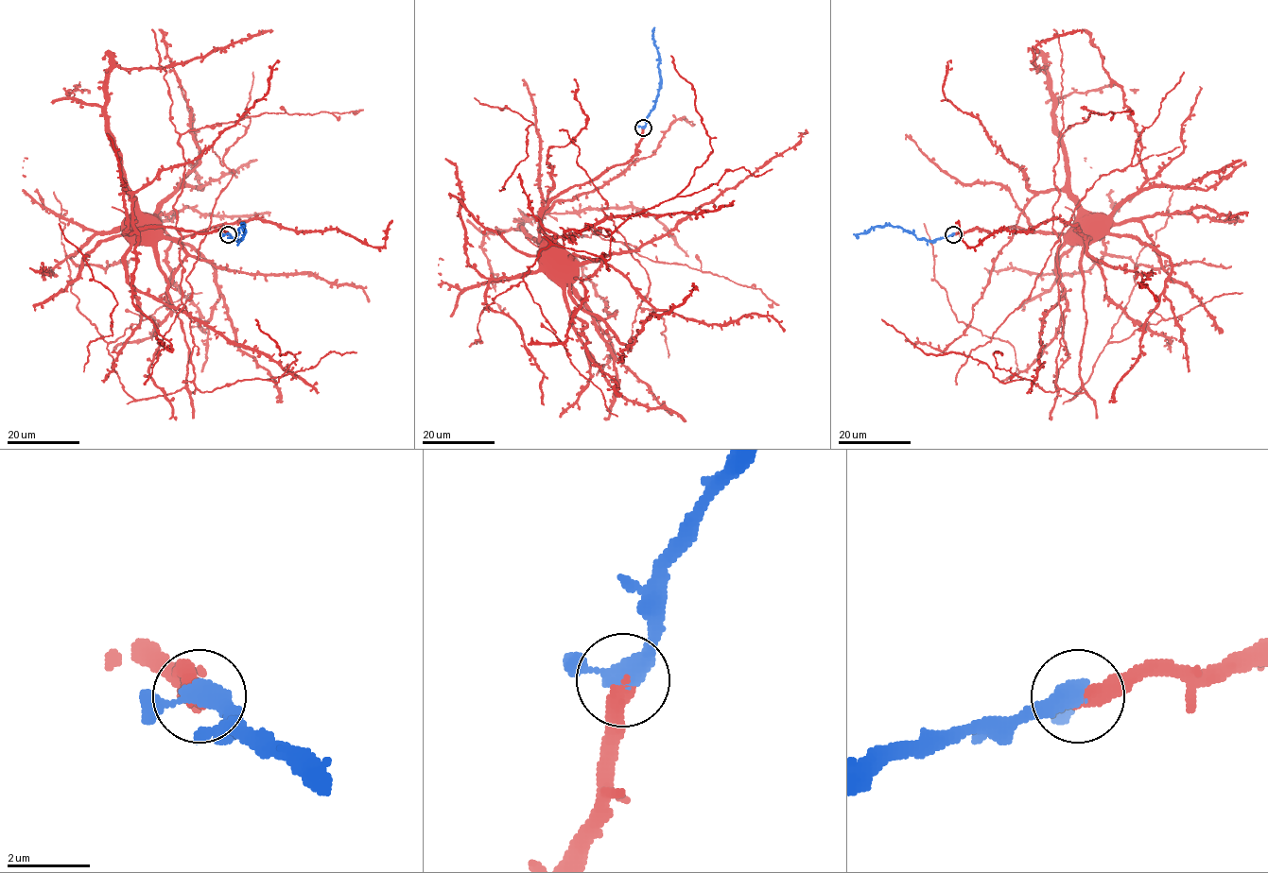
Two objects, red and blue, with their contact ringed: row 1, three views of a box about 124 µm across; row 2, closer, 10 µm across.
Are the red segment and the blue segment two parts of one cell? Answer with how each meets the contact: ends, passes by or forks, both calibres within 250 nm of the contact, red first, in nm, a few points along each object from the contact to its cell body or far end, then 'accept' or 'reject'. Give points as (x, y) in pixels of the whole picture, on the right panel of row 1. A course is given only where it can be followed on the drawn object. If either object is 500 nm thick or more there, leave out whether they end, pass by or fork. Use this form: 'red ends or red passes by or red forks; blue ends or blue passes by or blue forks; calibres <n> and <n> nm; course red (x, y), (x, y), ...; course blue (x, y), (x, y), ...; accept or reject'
red ends; blue passes by; calibres 420 and 400 nm; course red (954, 233), (976, 230), (992, 232), (1013, 227), (1043, 231), (1067, 232), (1069, 230); course blue (954, 233), (926, 240), (889, 225), (876, 226), (853, 234); accept

